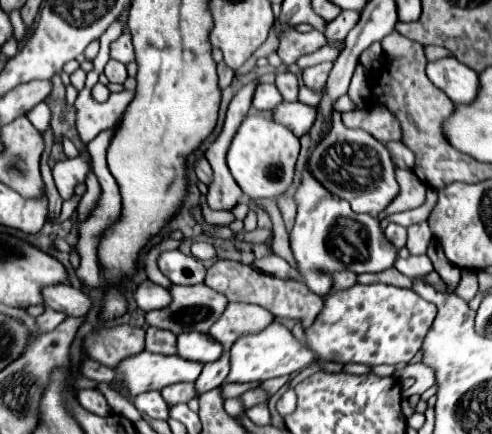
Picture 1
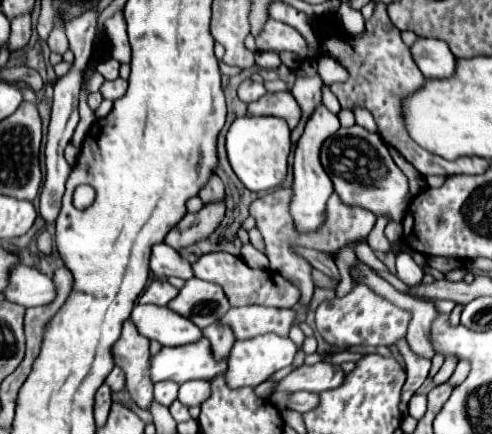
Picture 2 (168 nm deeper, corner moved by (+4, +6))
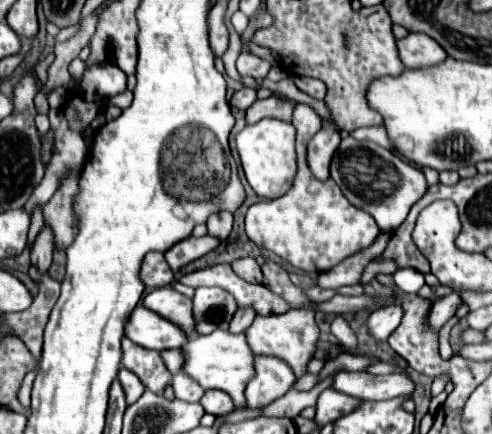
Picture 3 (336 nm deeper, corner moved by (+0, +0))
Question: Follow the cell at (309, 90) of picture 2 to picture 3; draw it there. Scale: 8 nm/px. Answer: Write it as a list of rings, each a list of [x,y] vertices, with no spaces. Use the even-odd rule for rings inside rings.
[[[296,105],[292,115],[292,125],[296,127],[296,153],[298,153],[298,175],[292,189],[272,201],[254,203],[246,213],[246,235],[252,243],[262,249],[268,249],[288,261],[294,269],[300,271],[328,271],[346,257],[370,247],[380,235],[380,227],[374,217],[352,203],[342,195],[340,187],[332,181],[318,181],[308,169],[306,147],[308,141],[320,131],[322,119],[308,105]]]

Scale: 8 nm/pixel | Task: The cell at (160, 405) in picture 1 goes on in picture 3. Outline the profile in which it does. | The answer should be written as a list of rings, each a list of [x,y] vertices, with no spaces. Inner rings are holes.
[[[178,373],[172,379],[174,385],[174,393],[176,399],[184,399],[184,401],[200,401],[204,395],[204,389],[198,385],[198,381],[194,381],[190,375],[186,373]]]

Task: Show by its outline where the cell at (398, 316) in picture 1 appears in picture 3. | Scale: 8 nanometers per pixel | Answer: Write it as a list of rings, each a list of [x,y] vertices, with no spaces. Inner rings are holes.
[[[386,305],[376,309],[368,319],[370,335],[378,341],[386,341],[388,335],[392,335],[392,331],[400,325],[402,317],[404,317],[404,309],[400,305]]]

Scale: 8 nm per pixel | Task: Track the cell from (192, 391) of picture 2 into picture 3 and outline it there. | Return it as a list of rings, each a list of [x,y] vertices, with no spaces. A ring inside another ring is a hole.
[[[212,389],[212,391],[206,391],[204,397],[200,399],[202,407],[206,413],[212,413],[212,415],[228,415],[232,413],[236,407],[232,403],[232,397],[224,391],[218,391],[218,389]]]

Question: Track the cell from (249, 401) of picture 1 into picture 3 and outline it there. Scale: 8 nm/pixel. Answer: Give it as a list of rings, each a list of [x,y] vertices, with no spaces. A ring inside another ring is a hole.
[[[340,371],[334,377],[332,387],[366,401],[412,397],[414,393],[414,383],[406,375],[370,375],[370,373]]]

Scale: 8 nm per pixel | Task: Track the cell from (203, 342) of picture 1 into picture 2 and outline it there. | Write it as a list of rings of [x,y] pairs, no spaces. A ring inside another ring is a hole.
[[[136,305],[130,319],[144,337],[156,339],[166,347],[196,343],[204,337],[202,329],[198,329],[192,321],[180,317],[178,313],[172,313],[168,307]]]

